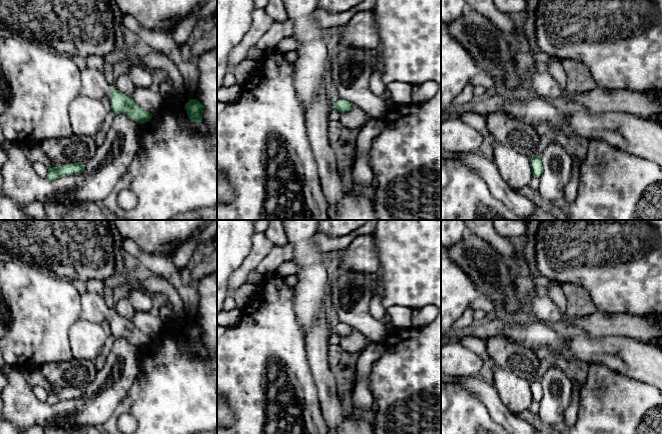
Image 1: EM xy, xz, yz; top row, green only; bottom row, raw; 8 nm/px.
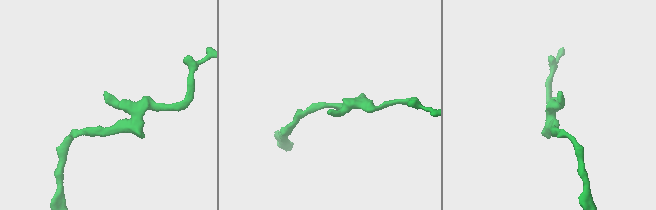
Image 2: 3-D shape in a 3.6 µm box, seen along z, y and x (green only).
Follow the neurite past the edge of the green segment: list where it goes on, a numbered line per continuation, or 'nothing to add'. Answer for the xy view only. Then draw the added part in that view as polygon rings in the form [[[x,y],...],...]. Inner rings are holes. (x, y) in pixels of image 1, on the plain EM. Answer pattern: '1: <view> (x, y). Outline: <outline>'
1: xy (94, 309). Outline: [[[87,291],[81,295],[80,318],[101,324],[103,321],[109,320],[111,311],[104,298],[99,294]]]

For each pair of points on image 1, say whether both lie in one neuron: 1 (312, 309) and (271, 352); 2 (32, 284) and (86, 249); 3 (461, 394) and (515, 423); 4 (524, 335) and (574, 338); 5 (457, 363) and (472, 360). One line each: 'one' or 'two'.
1: two
2: two
3: two
4: one
5: one

